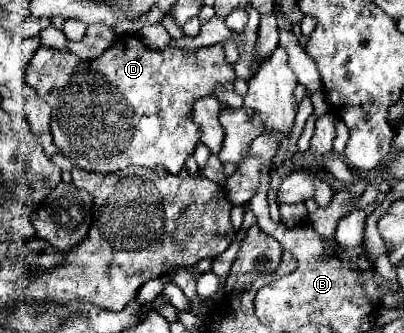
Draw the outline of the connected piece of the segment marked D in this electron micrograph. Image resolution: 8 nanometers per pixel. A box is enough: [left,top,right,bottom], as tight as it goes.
[26,35,234,175]

